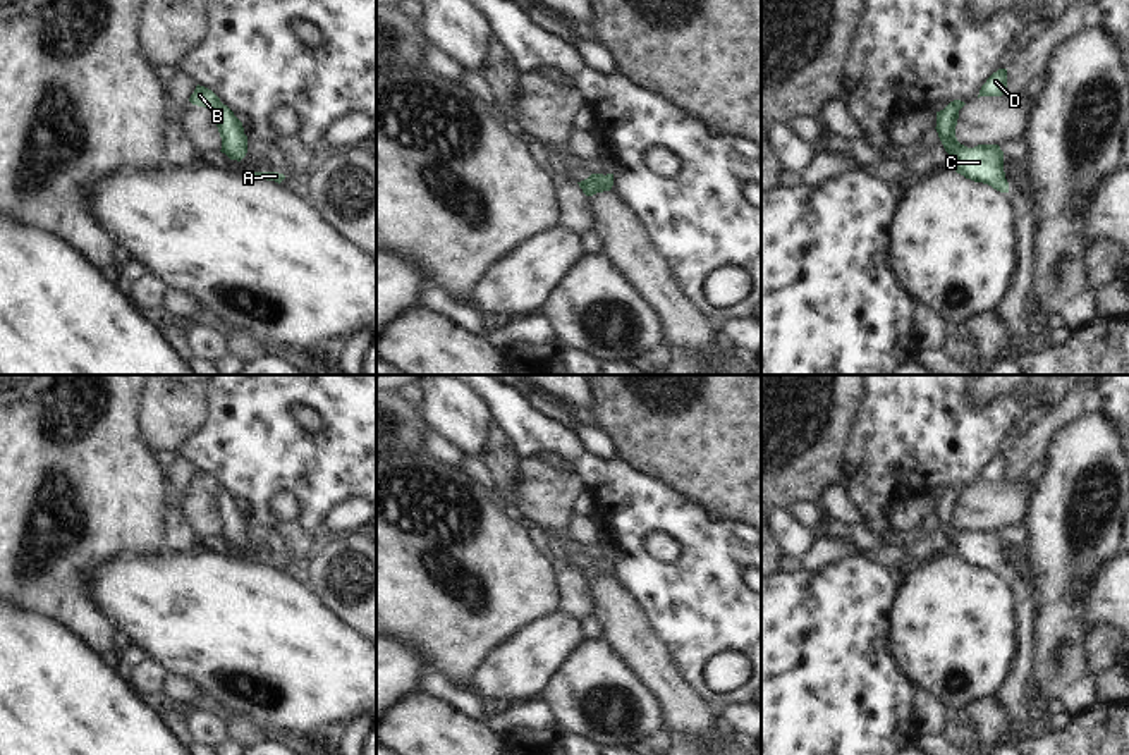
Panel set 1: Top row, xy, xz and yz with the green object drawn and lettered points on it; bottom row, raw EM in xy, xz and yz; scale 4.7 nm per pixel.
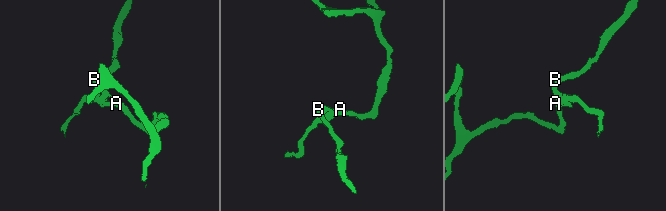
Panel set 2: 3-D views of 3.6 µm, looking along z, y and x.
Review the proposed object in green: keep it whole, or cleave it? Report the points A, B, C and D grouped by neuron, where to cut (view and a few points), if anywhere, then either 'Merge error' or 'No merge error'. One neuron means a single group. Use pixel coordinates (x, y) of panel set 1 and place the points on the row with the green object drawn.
Groups: A B C D. No split. No merge error

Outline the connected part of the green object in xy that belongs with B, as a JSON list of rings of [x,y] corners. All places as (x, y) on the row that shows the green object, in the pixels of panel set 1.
[[[199,84],[189,101],[215,114],[217,127],[222,138],[220,151],[230,160],[241,162],[247,153],[247,136],[244,134],[242,122],[234,115],[234,112],[223,105],[211,89]]]

